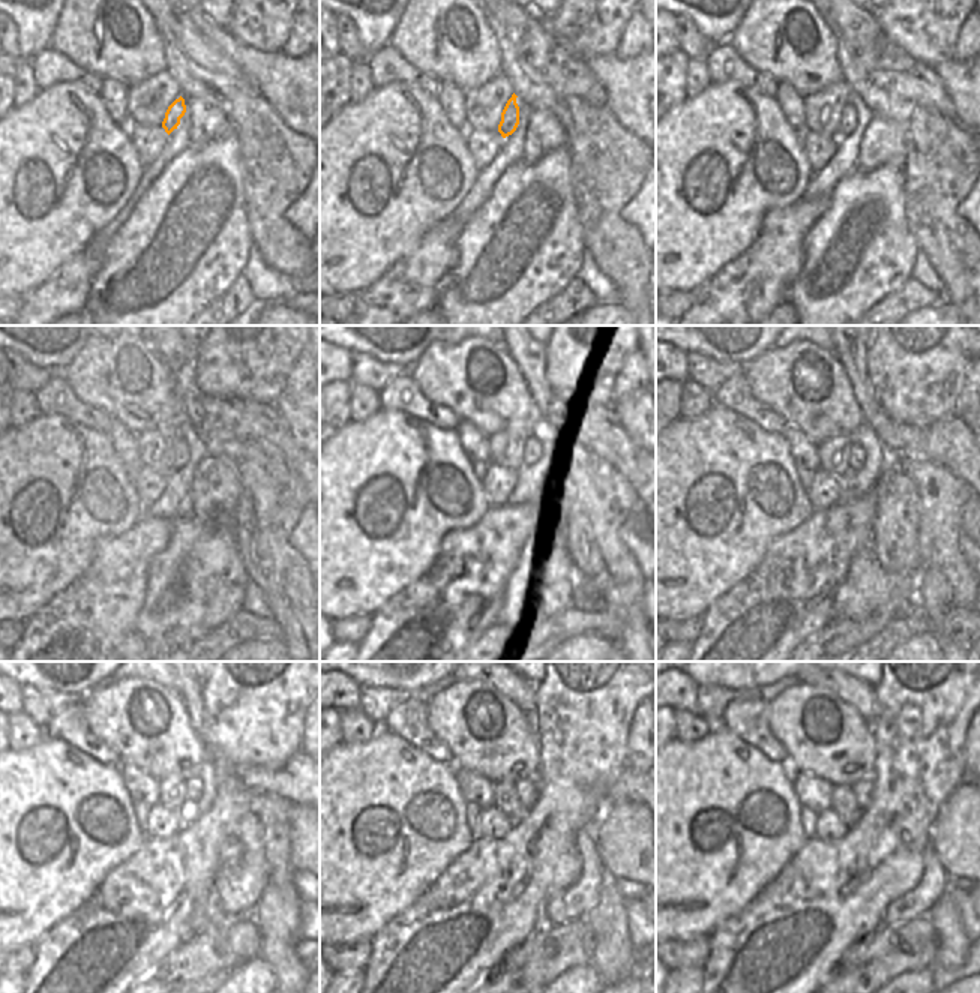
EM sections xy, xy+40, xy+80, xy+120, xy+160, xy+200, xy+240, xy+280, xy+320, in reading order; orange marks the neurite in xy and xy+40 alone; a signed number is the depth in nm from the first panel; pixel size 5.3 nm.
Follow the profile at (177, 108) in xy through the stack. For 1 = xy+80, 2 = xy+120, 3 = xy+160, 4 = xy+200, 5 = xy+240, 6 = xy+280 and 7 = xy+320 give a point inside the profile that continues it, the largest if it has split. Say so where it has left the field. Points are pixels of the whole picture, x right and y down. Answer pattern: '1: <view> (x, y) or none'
1: xy+80 (848, 117)
2: xy+120 (179, 453)
3: xy+160 (518, 455)
4: xy+200 (856, 452)
5: xy+240 (191, 788)
6: xy+280 (527, 789)
7: xy+320 (863, 791)

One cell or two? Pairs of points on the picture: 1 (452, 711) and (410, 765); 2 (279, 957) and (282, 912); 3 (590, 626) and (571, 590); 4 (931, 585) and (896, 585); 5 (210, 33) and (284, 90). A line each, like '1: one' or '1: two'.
1: two
2: one
3: two
4: two
5: one

